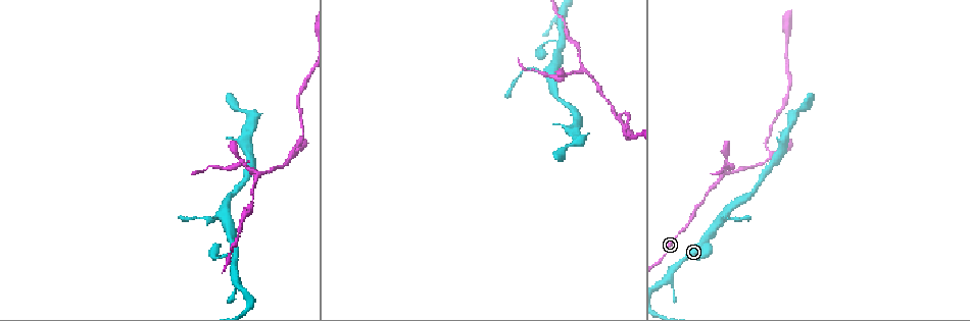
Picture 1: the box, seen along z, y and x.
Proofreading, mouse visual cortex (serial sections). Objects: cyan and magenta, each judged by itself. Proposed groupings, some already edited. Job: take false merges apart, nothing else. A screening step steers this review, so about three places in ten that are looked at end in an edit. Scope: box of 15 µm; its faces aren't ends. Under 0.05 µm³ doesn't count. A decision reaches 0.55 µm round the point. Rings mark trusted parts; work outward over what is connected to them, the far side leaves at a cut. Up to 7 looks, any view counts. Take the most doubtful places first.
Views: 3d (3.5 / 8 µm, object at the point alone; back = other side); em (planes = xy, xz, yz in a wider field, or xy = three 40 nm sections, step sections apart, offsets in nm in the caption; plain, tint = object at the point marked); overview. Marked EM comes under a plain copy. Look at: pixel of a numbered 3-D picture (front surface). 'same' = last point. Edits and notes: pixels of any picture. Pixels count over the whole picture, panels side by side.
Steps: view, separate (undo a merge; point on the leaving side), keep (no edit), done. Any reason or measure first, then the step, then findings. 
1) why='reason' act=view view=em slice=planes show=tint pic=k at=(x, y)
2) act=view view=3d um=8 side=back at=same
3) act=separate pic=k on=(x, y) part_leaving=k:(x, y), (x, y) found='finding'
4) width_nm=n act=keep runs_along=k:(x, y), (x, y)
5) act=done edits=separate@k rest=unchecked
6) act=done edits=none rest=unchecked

why='calibre changes' act=view view=3d um=8 pic=1 at=(726, 161)

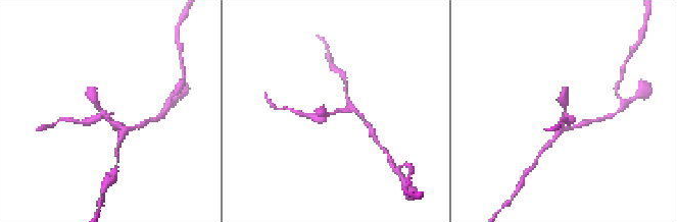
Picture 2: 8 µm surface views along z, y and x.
why='zoom in' act=view view=3d um=3.5 pic=2 at=(333, 113)

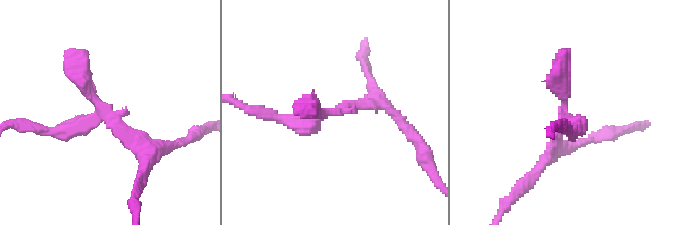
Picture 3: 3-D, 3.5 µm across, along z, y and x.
why='shape alone is not enough' act=view view=em slice=xy step=1 show=tint pic=3 at=(563, 112)

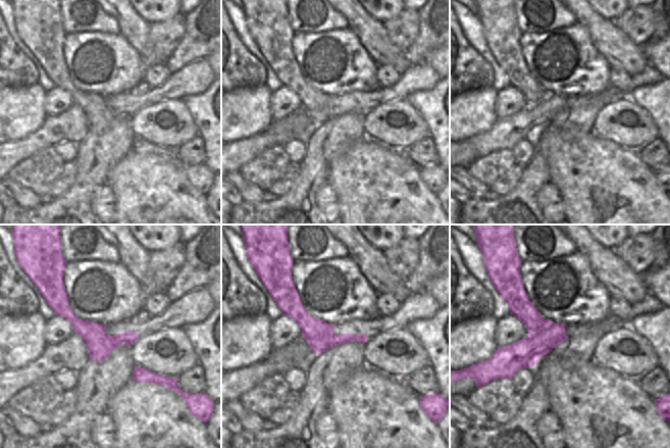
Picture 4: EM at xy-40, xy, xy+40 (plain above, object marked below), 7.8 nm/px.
width_nm=240 act=separate pic=3 on=(581, 125) part_leaving=3:(94, 119), (68, 131), (18, 125) found='two cells meet here'

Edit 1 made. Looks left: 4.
act=view view=3d um=3.5 pic=1 at=(550, 69)

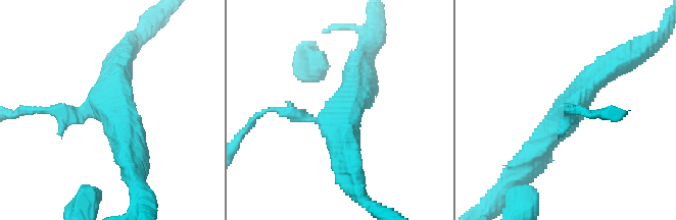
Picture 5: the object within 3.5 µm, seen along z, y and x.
arms=3 arm_widths_nm=200,350,400 why='need the tissue' act=view view=em slice=planes show=tint pic=5 at=(115, 106)

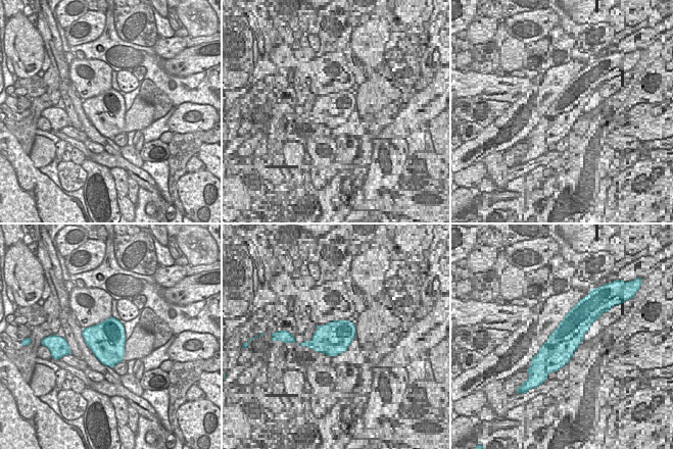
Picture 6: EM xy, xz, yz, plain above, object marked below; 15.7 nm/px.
act=separate pic=5 on=(49, 110) part_leaving=5:(84, 112), (23, 112) found='two cells meet here'

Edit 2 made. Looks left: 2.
act=view view=3d um=3.5 side=back pic=1 at=(291, 155)

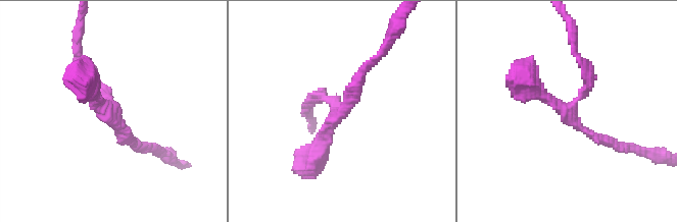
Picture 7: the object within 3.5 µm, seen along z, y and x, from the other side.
arms=3 arm_widths_nm=150,150,250 act=view view=em slice=xy step=5 show=tint pic=7 at=(337, 113)

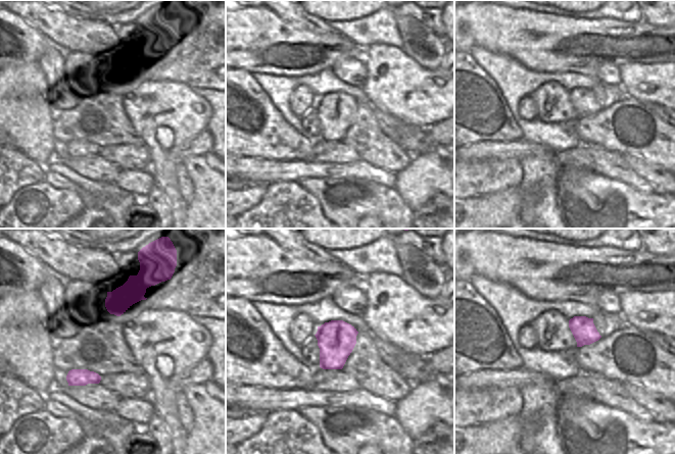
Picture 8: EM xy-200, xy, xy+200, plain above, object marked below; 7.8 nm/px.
width_nm=300 act=keep runs_along=7:(139, 147), (79, 59) found='one cell here'

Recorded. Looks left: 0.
act=done edits=separate@3,separate@5 rest=unchecked

